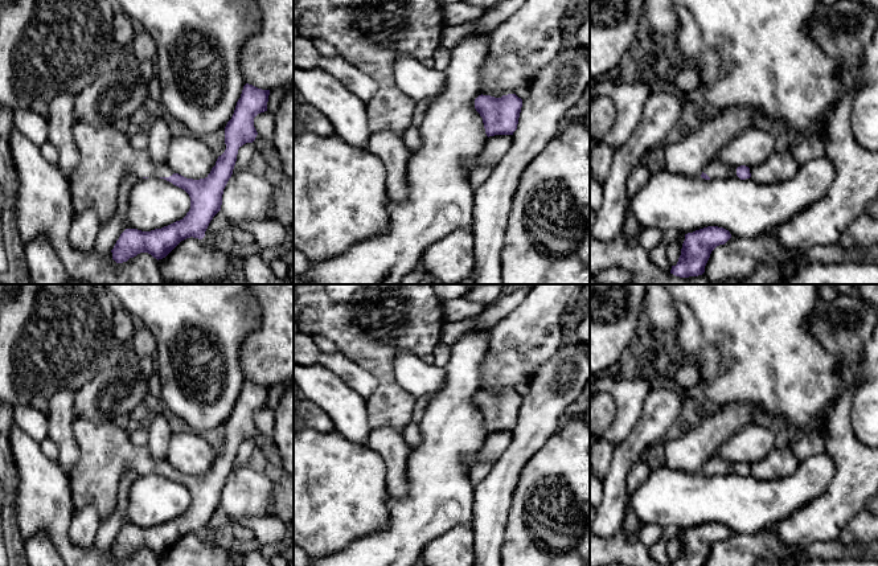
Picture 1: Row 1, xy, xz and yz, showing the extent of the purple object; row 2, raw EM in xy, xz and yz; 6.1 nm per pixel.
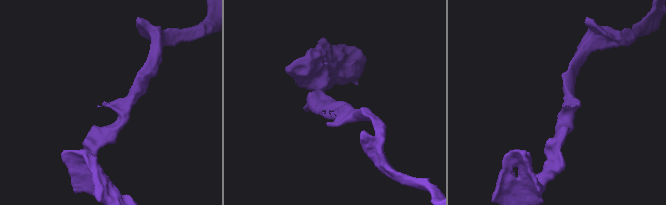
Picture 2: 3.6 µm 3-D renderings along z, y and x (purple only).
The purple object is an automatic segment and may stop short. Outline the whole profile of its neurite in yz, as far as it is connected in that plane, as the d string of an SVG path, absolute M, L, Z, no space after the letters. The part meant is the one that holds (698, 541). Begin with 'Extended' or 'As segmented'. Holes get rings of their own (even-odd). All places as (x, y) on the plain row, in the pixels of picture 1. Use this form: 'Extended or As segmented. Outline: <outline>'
As segmented. Outline: M707 522L685 530L681 551L672 566L705 566L711 547L730 534L730 528L718 522Z

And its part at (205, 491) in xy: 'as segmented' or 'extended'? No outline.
extended

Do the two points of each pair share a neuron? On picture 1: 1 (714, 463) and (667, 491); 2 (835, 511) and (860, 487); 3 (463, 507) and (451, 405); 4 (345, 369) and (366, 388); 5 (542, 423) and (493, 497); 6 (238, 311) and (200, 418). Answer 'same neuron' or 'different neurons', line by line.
1: different neurons
2: same neuron
3: same neuron
4: same neuron
5: same neuron
6: same neuron

